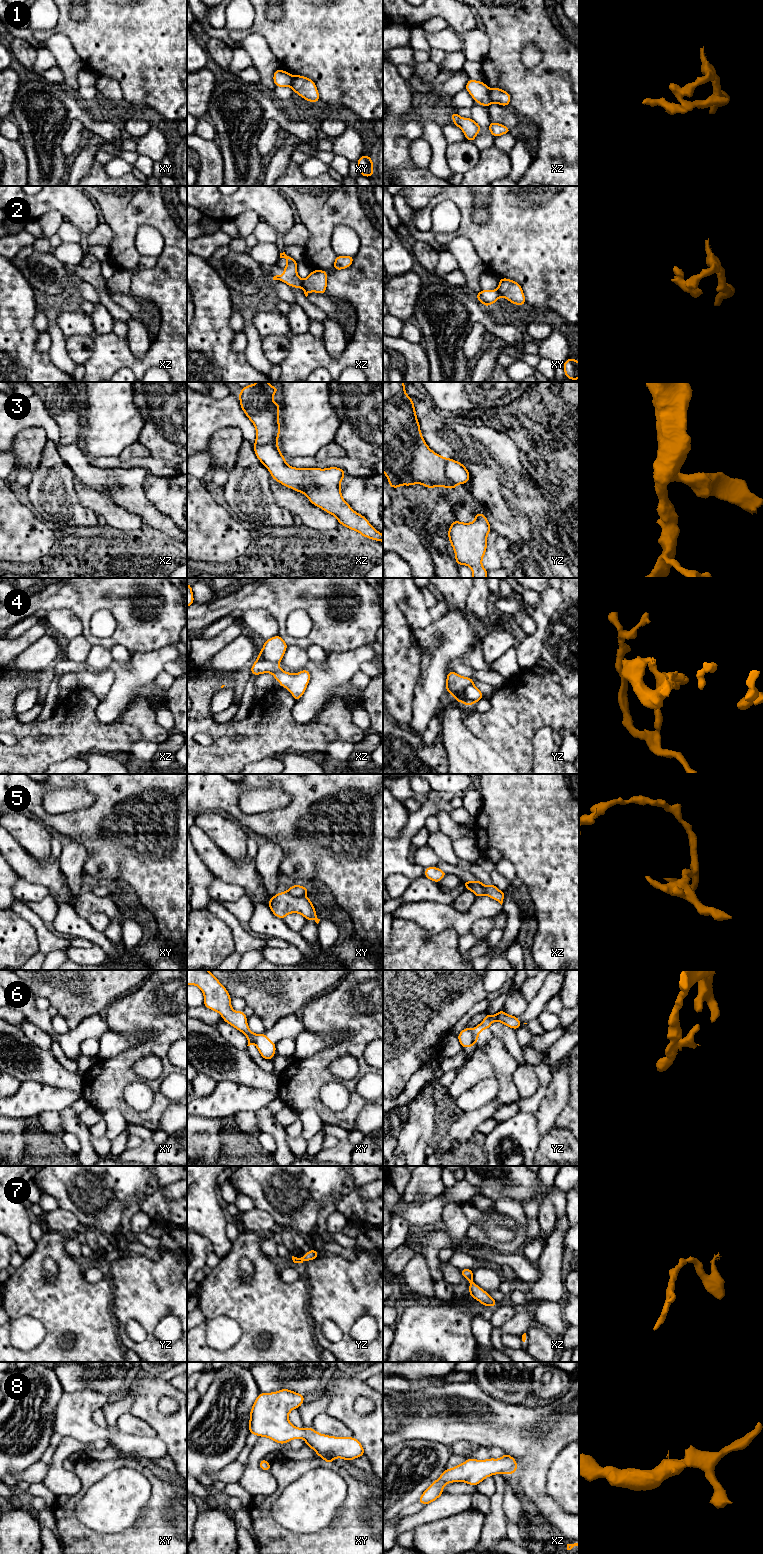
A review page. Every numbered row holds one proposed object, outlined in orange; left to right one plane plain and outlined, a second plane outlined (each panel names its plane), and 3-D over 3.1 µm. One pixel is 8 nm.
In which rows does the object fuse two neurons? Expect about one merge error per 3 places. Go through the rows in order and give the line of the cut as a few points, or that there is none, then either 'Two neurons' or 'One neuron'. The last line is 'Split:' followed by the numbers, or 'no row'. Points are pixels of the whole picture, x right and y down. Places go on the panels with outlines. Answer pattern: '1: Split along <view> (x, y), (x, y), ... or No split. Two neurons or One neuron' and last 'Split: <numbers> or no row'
1: Split along xz (489, 89), (489, 100), (491, 102). Two neurons
2: Split along xz (301, 280), (302, 287), (308, 292). Two neurons
3: Split along yz (446, 458), (445, 474), (455, 484). Two neurons
4: Split along yz (472, 682), (463, 692), (461, 701). Two neurons
5: Split along xy (286, 891), (293, 896), (304, 897). Two neurons
6: Split along yz (472, 1029), (472, 1041), (474, 1043). Two neurons
7: No split. One neuron
8: No split. One neuron
Split: 1, 2, 3, 4, 5, 6

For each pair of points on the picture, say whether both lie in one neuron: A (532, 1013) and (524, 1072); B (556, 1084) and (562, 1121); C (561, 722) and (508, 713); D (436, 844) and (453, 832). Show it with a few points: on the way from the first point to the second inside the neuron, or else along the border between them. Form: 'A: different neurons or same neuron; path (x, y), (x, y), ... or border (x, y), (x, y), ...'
A: different neurons; border (520, 1065), (513, 1076), (516, 1088)
B: different neurons; border (568, 1099), (555, 1126)
C: same neuron; path (548, 713), (521, 713)
D: different neurons; border (439, 830), (451, 841)

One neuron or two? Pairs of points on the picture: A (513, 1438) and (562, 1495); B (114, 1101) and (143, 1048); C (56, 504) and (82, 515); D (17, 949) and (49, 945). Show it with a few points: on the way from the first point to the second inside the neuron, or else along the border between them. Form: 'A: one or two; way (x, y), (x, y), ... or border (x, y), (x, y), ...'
A: two; border (556, 1456), (546, 1475), (546, 1493), (551, 1499)
B: one; way (114, 1087), (114, 1075), (129, 1060)
C: one; way (62, 505), (76, 515)
D: two; border (31, 924), (37, 937), (38, 951)

